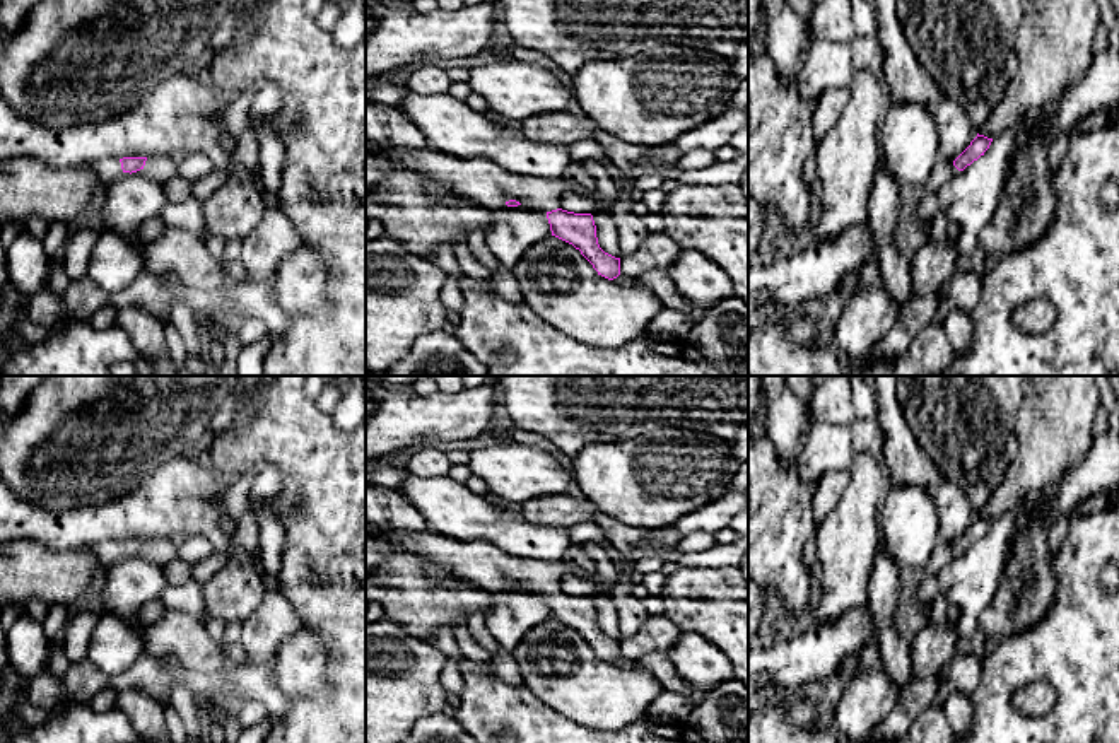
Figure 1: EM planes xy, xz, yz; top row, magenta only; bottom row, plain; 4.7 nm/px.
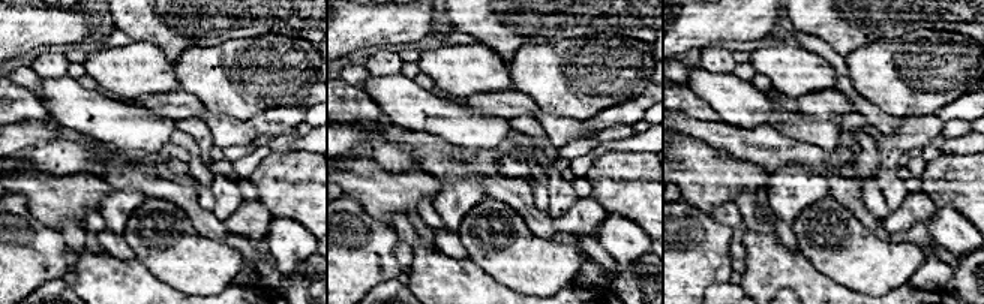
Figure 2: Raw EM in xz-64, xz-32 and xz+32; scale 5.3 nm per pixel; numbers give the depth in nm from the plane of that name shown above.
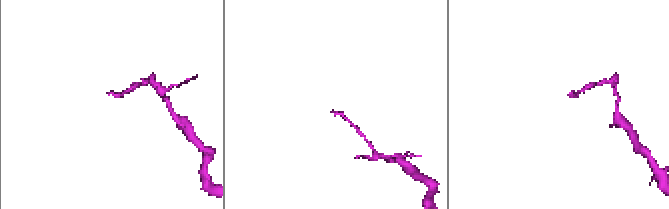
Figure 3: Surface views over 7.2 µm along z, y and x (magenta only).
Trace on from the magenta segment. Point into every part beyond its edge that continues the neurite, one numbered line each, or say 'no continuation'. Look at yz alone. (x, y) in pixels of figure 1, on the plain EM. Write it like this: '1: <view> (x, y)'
1: yz (943, 554)

